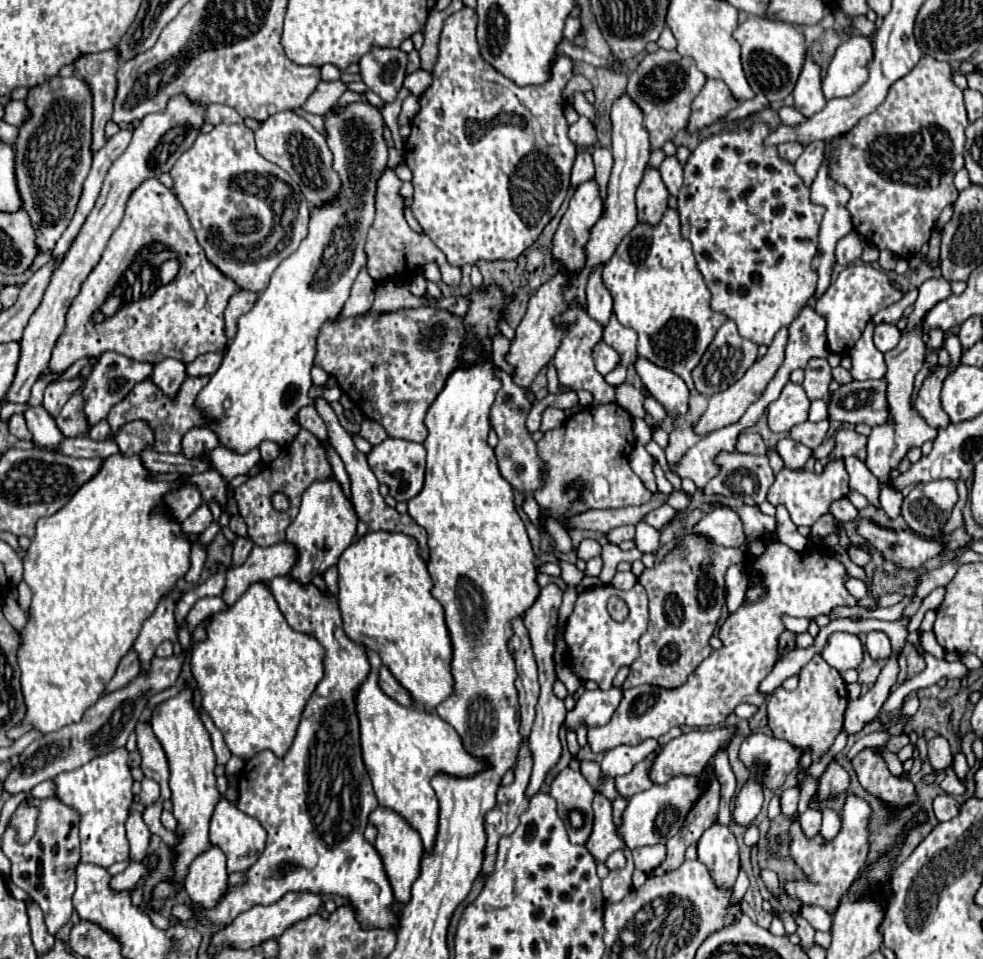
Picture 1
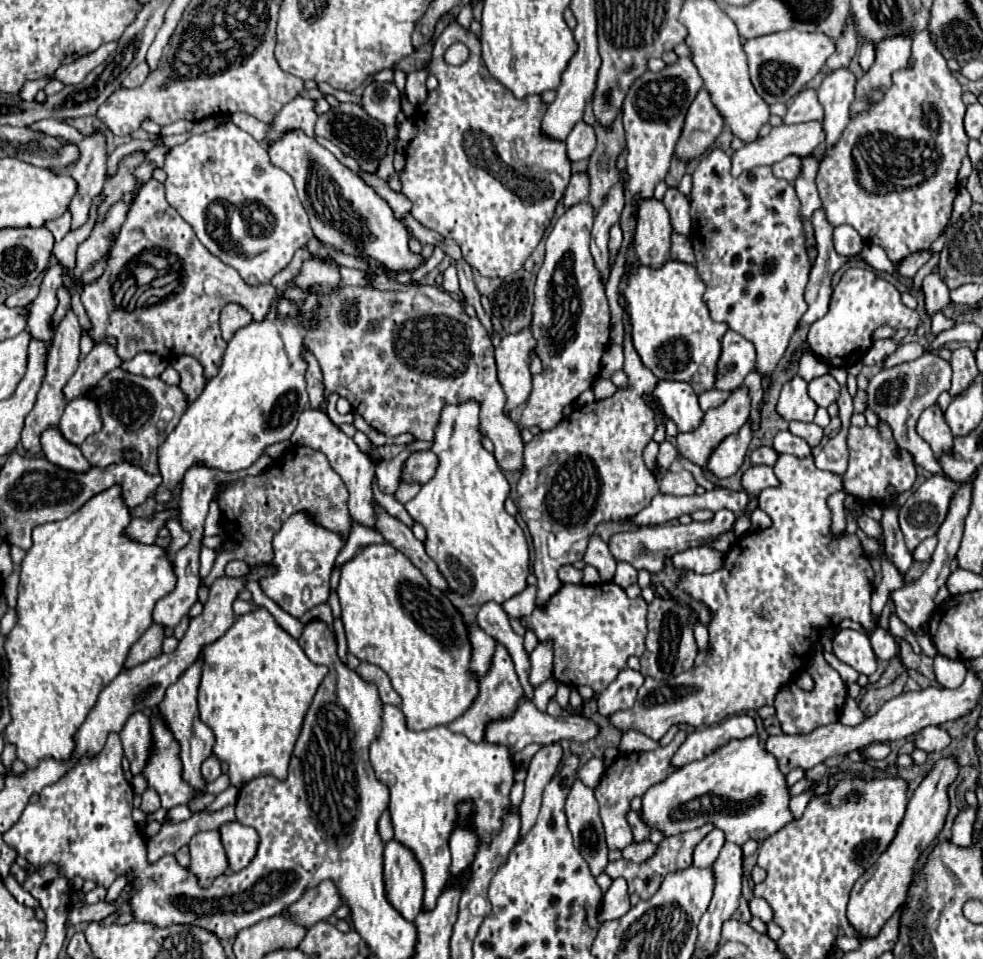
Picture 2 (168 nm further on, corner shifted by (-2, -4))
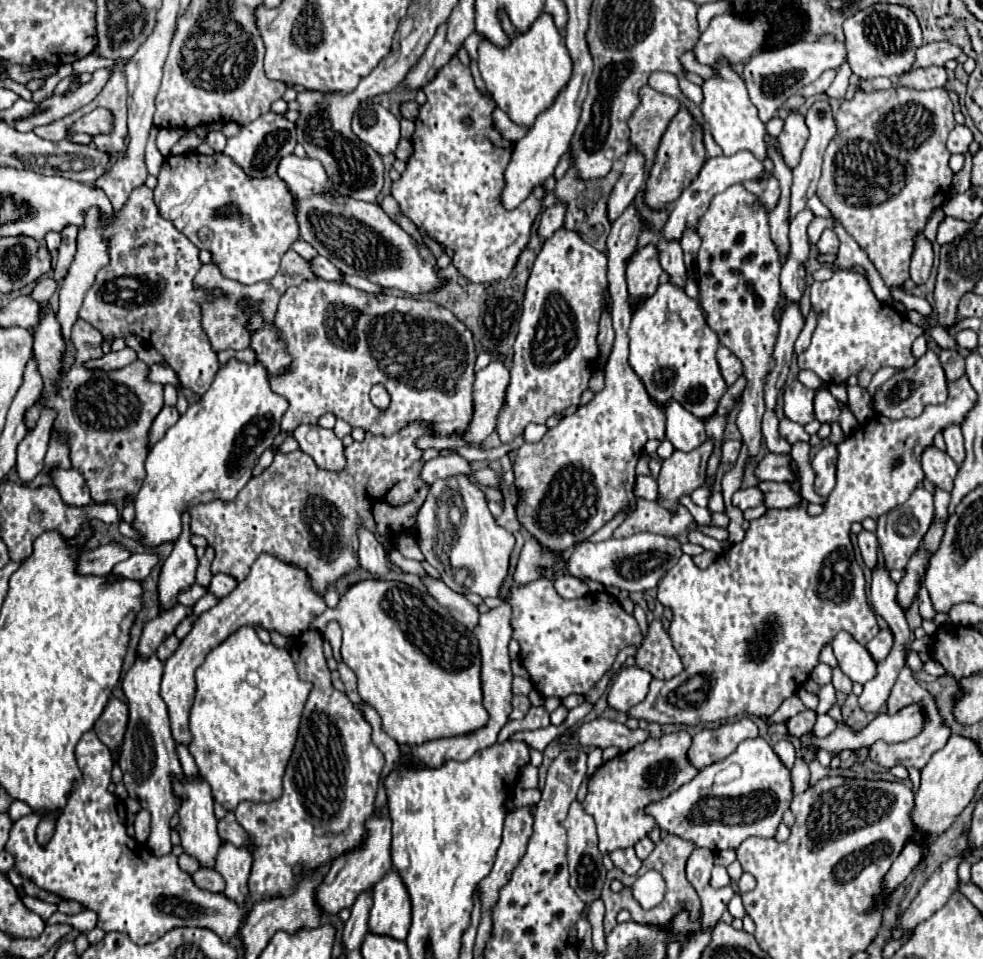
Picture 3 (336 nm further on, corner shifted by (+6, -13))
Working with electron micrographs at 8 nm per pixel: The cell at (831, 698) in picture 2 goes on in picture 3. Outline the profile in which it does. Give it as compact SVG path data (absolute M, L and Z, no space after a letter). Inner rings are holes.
M804 709L802 713L788 717L784 721L784 725L788 729L788 737L794 737L794 739L800 739L804 733L812 731L814 723L816 723L816 711L812 711L812 709Z

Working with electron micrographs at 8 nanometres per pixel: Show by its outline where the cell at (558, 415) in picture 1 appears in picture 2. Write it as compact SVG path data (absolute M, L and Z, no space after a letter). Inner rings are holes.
M588 202L576 204L568 208L552 228L546 240L546 258L538 272L536 286L534 286L534 306L532 306L532 322L530 332L536 340L534 352L542 360L542 372L532 376L532 394L522 410L518 426L530 428L538 426L540 430L552 430L564 416L564 406L576 402L576 398L588 390L594 380L600 376L600 358L610 344L610 308L604 294L604 282L600 282L600 270L596 270L594 258L588 250L590 230L594 222L594 212Z

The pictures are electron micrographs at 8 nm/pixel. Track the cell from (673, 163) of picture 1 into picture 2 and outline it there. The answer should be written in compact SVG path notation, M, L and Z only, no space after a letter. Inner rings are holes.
M668 188L664 196L664 206L670 214L674 232L688 236L692 232L692 226L690 226L690 206L688 206L686 196L682 196L678 188Z

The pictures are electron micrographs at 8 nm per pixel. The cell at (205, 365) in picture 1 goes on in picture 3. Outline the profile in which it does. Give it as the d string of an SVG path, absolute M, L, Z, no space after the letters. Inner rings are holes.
M168 405L158 413L158 417L154 419L152 429L150 429L150 447L164 437L166 429L172 427L172 425L178 421L178 417L180 417L180 415L178 415L178 409L176 409L176 407L168 407Z

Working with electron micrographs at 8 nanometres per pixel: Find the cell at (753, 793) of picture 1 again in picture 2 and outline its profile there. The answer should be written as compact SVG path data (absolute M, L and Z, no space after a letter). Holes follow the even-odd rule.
M748 736L742 740L732 740L720 748L716 748L712 754L708 754L704 760L686 764L678 772L670 774L664 782L658 782L652 786L644 796L642 796L642 820L650 828L660 828L666 832L666 836L682 834L688 830L696 830L704 824L714 824L726 834L726 840L744 844L748 840L764 840L778 830L782 830L790 820L792 814L788 810L788 800L790 800L790 790L786 784L786 776L780 772L778 762L768 750L762 746L760 738Z

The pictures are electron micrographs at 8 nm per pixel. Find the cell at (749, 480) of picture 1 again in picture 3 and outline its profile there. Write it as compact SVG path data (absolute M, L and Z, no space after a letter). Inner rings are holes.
M760 481L756 485L762 495L764 495L764 503L768 509L786 509L786 507L796 507L796 503L800 503L800 495L796 495L788 483L776 483L776 481Z

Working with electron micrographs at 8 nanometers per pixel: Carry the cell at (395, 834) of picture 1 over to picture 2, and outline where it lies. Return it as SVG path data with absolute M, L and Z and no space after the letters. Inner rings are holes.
M396 840L384 846L384 890L394 910L412 922L422 906L424 874L414 854Z

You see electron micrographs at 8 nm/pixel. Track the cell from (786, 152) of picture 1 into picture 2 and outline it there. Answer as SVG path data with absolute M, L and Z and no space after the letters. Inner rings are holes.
M786 156L784 160L776 162L776 166L772 166L772 172L778 178L784 178L788 182L794 182L796 180L796 174L798 174L798 162L800 162L798 156Z

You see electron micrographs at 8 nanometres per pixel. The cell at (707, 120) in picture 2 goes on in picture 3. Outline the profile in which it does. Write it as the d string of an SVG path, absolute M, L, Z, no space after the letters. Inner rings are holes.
M682 107L678 115L672 119L672 123L668 125L656 153L656 163L650 169L650 175L646 179L646 203L652 209L662 209L664 205L676 201L678 195L696 179L700 167L706 161L706 149L702 137L704 133L700 123L692 117L692 113L686 107Z

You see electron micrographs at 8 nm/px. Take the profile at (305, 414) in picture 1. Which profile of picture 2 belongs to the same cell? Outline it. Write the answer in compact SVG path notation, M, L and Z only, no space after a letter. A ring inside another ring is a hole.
M304 410L300 414L298 426L292 434L292 442L298 446L308 446L314 448L318 452L322 452L330 466L340 474L340 478L344 480L348 492L350 492L350 514L352 518L356 518L356 522L360 522L362 526L368 526L372 530L376 530L376 510L374 510L374 494L372 494L372 480L374 480L374 462L354 444L352 438L348 438L336 424L332 424L332 420L320 412L320 410Z

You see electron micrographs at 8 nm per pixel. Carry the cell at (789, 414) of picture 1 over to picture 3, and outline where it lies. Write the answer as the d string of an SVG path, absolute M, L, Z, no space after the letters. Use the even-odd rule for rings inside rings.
M794 381L784 391L784 415L800 425L810 423L814 419L812 399L814 399L814 391L806 389L800 381Z

